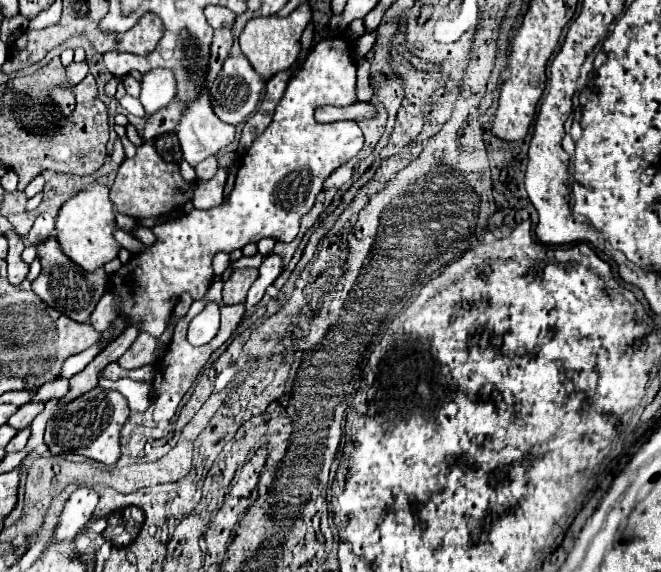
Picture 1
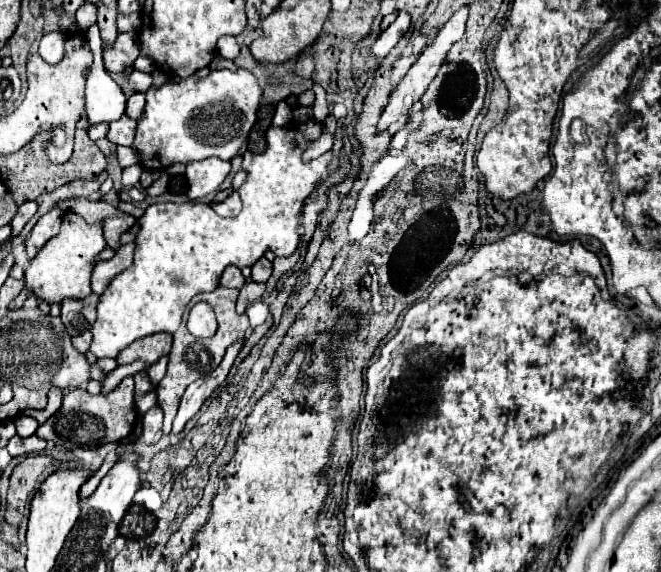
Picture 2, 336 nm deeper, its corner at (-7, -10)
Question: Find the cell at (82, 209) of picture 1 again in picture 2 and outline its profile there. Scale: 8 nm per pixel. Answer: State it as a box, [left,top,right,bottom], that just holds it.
[9,212,105,310]

